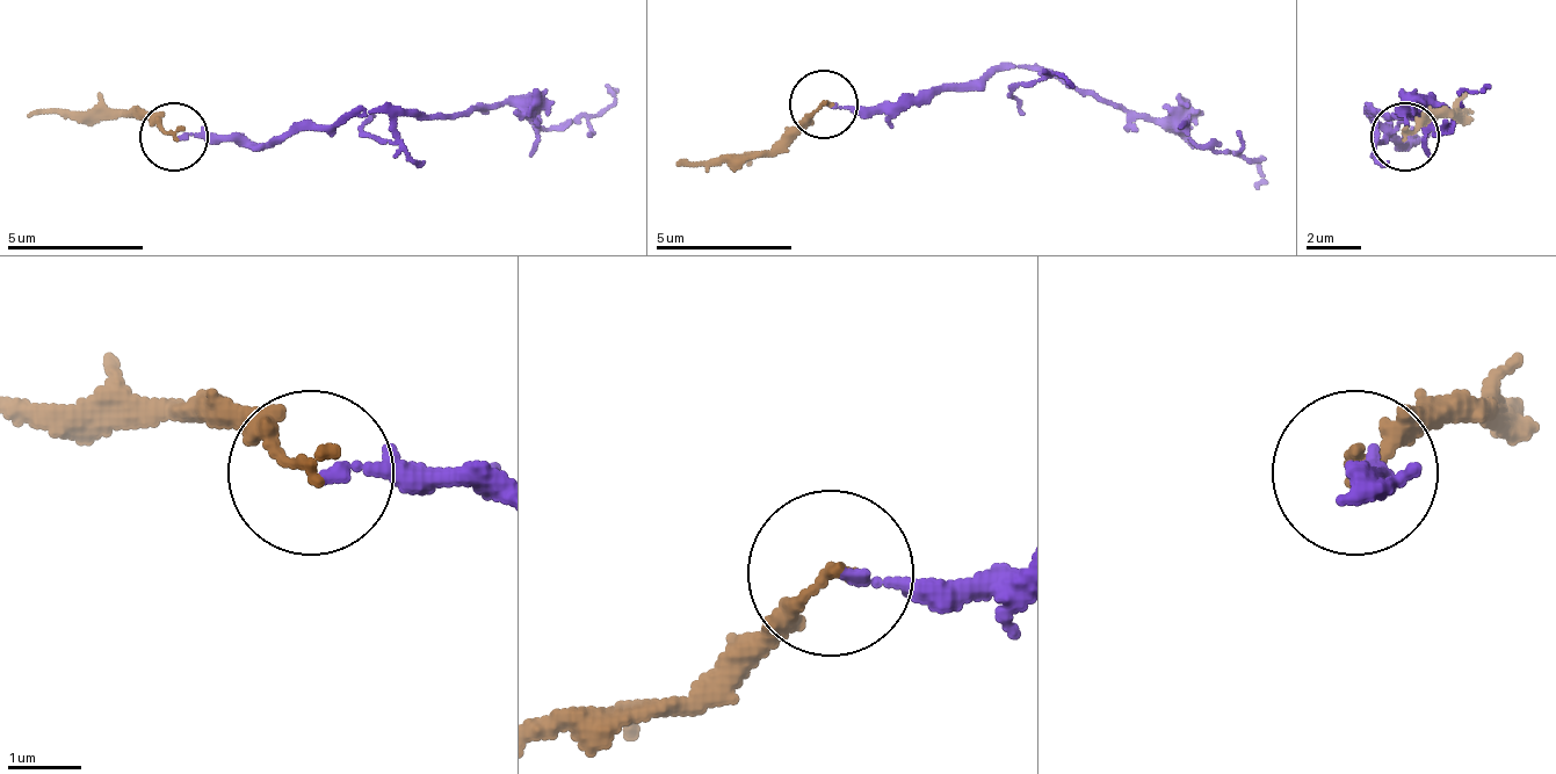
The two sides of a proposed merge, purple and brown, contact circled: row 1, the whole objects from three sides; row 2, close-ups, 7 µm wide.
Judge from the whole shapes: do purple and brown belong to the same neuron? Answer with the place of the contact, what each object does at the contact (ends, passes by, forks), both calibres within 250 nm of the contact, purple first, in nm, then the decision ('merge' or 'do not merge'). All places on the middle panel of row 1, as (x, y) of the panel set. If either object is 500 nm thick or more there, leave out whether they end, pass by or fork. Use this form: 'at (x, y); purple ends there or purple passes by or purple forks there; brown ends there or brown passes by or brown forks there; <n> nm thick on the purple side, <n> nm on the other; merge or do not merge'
at (823, 103); purple ends there; brown ends there; 130 nm thick on the purple side, 150 nm on the other; merge

